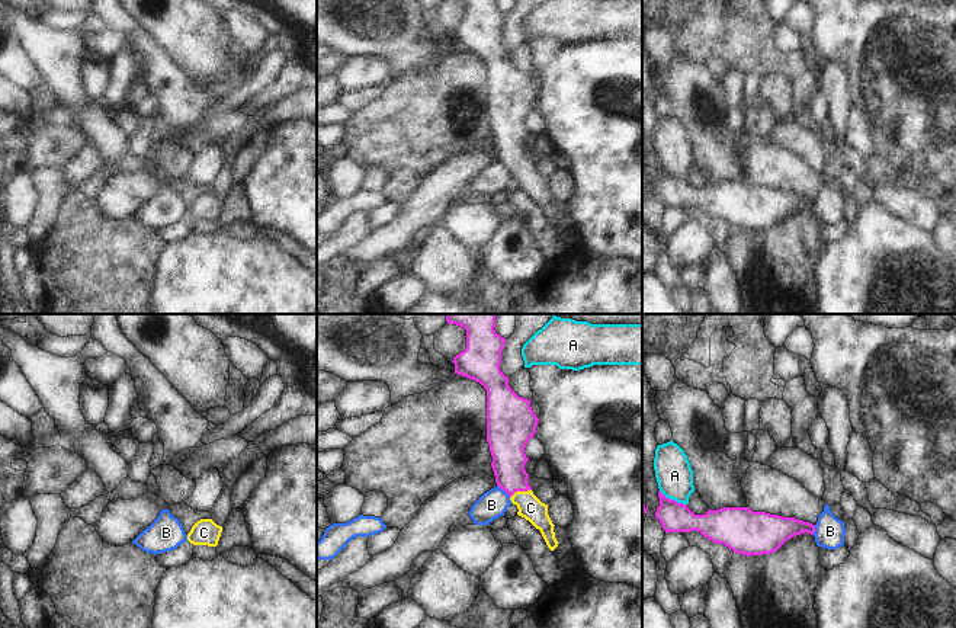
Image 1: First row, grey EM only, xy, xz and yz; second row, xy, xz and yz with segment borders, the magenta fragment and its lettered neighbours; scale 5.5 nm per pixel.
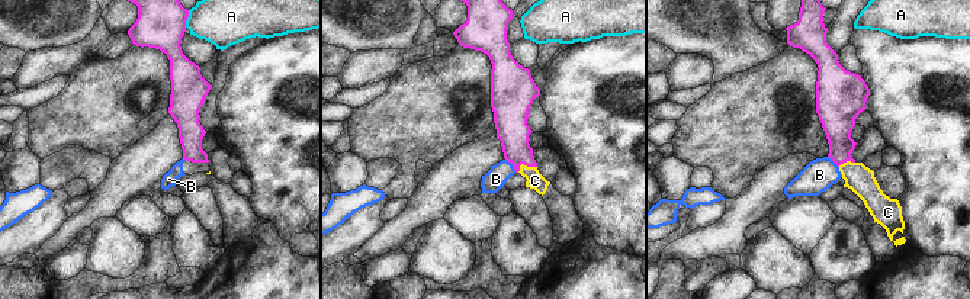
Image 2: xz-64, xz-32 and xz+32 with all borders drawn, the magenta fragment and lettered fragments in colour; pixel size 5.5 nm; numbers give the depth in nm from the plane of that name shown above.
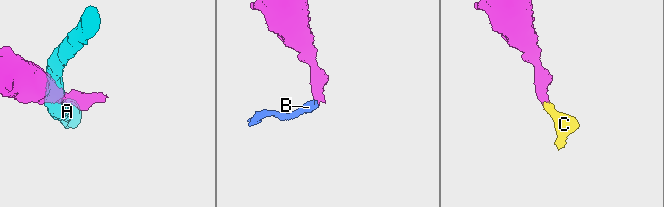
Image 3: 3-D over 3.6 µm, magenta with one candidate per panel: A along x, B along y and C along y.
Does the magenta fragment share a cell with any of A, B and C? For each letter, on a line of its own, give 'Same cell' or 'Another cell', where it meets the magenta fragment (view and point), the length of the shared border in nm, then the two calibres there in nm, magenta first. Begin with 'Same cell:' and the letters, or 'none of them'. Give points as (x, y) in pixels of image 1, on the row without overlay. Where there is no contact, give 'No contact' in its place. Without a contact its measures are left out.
Same cell: C
A: Another cell. Touches magenta at yz (673, 175). Shared border 170 nm. Thickness 160 nm (magenta) against 200 nm
B: Another cell. Touches magenta at xz (504, 164). Shared border 100 nm. Thickness 190 nm (magenta) against 160 nm
C: Same cell. Touches magenta at xz (520, 164). Shared border 130 nm. Thickness 190 nm (magenta) against 140 nm

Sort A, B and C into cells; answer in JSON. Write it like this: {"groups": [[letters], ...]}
{"groups": [["A"], ["B"], ["C"]]}

